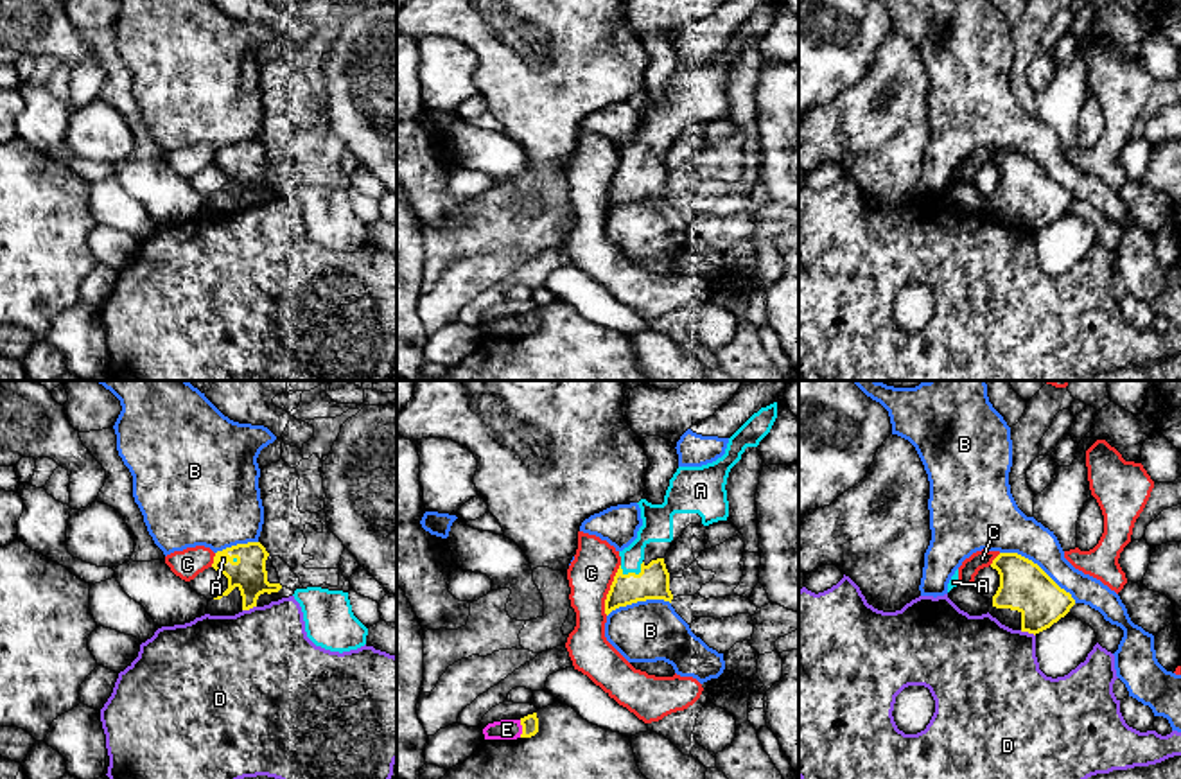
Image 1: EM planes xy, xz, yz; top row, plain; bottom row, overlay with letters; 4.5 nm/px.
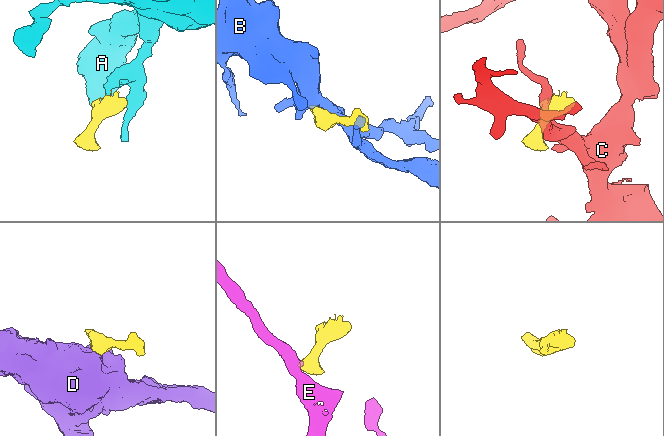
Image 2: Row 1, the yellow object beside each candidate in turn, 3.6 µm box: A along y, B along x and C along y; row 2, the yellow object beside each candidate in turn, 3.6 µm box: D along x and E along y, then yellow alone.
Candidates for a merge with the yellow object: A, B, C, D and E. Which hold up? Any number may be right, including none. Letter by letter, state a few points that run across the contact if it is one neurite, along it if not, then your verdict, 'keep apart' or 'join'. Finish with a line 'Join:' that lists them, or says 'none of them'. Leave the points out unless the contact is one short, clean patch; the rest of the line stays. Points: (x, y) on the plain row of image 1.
A: join
B: keep apart
C: xz (620, 162), (605, 198), (605, 212) | keep apart
D: keep apart
E: xz (519, 318), (521, 334) | keep apart
Join: A

